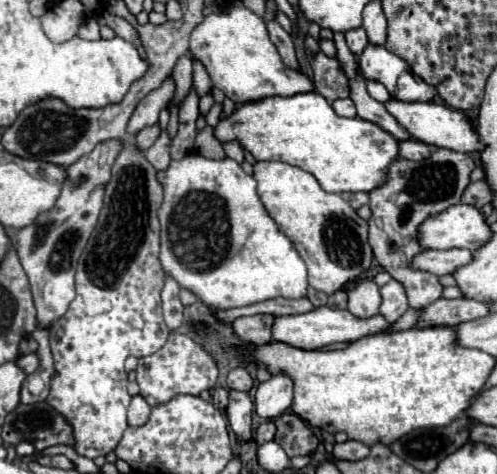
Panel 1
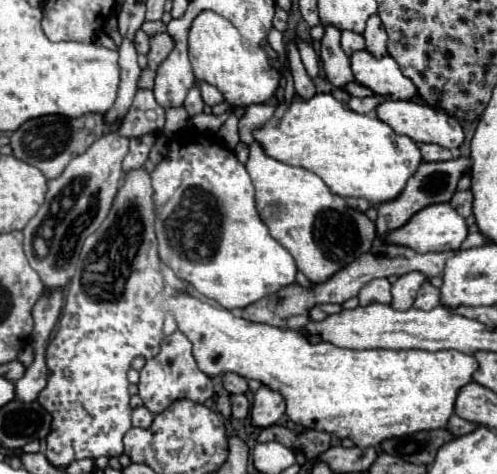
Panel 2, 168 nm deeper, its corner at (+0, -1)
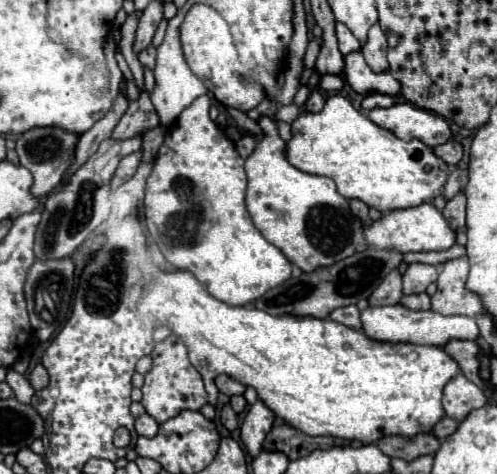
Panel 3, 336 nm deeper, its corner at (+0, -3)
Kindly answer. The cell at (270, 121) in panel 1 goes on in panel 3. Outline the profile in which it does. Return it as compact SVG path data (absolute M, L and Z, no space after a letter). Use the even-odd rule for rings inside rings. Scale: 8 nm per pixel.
M343 95L327 97L319 113L301 113L291 123L291 131L295 135L287 141L285 157L293 167L333 179L343 197L359 199L379 211L415 207L433 199L443 191L449 175L449 165L431 147L419 139L403 141L395 137L357 111Z

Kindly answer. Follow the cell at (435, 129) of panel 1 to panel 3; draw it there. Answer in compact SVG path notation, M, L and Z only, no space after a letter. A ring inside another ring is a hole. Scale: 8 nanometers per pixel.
M395 103L387 109L373 109L369 117L373 123L389 129L403 141L419 139L429 147L437 147L451 139L449 123L443 117L411 103Z

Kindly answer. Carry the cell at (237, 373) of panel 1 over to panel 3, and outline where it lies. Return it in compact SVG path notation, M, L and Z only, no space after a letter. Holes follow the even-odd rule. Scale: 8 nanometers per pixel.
M219 375L217 379L215 379L215 385L217 385L217 389L221 391L221 393L225 393L225 395L243 395L245 393L245 385L243 383L239 383L239 381L235 381L235 379L231 379L229 375Z

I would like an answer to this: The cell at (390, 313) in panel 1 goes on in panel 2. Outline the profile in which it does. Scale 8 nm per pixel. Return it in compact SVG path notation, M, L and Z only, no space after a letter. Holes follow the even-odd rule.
M411 271L411 273L405 273L401 275L393 287L391 287L391 293L393 293L393 301L391 301L391 307L393 309L399 309L399 311L405 311L413 305L415 297L417 297L417 291L421 289L421 285L427 281L427 275L419 273L419 271Z

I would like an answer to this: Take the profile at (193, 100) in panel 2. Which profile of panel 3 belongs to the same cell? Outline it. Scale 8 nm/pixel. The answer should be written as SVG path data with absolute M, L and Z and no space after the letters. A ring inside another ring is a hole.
M207 95L197 97L179 115L173 129L165 135L163 145L153 163L153 171L147 177L143 203L145 223L161 253L175 269L193 273L215 299L227 305L247 305L263 297L271 287L277 287L287 281L291 277L291 263L253 225L245 207L247 177L243 171L243 159L239 157L235 145L209 119L209 105L211 101Z

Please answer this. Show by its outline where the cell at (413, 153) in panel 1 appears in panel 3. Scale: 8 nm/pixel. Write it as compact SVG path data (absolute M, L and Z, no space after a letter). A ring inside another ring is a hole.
M451 141L451 143L443 143L443 145L435 147L433 153L435 153L437 157L441 157L449 167L455 167L455 165L459 163L459 159L463 157L463 147L461 147L459 143Z

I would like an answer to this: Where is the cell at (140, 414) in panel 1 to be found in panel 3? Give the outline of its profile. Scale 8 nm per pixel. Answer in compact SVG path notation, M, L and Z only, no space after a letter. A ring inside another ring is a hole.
M145 413L145 415L141 415L141 417L135 419L135 429L137 429L137 433L143 435L143 437L155 437L159 425L155 423L155 419L151 419L151 417Z

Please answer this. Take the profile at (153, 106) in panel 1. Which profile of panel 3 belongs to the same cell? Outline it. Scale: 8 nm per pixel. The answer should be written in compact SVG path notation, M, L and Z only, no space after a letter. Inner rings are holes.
M139 91L139 97L129 103L127 113L121 117L119 125L113 129L113 139L131 139L159 127L159 115L149 99L147 91Z

